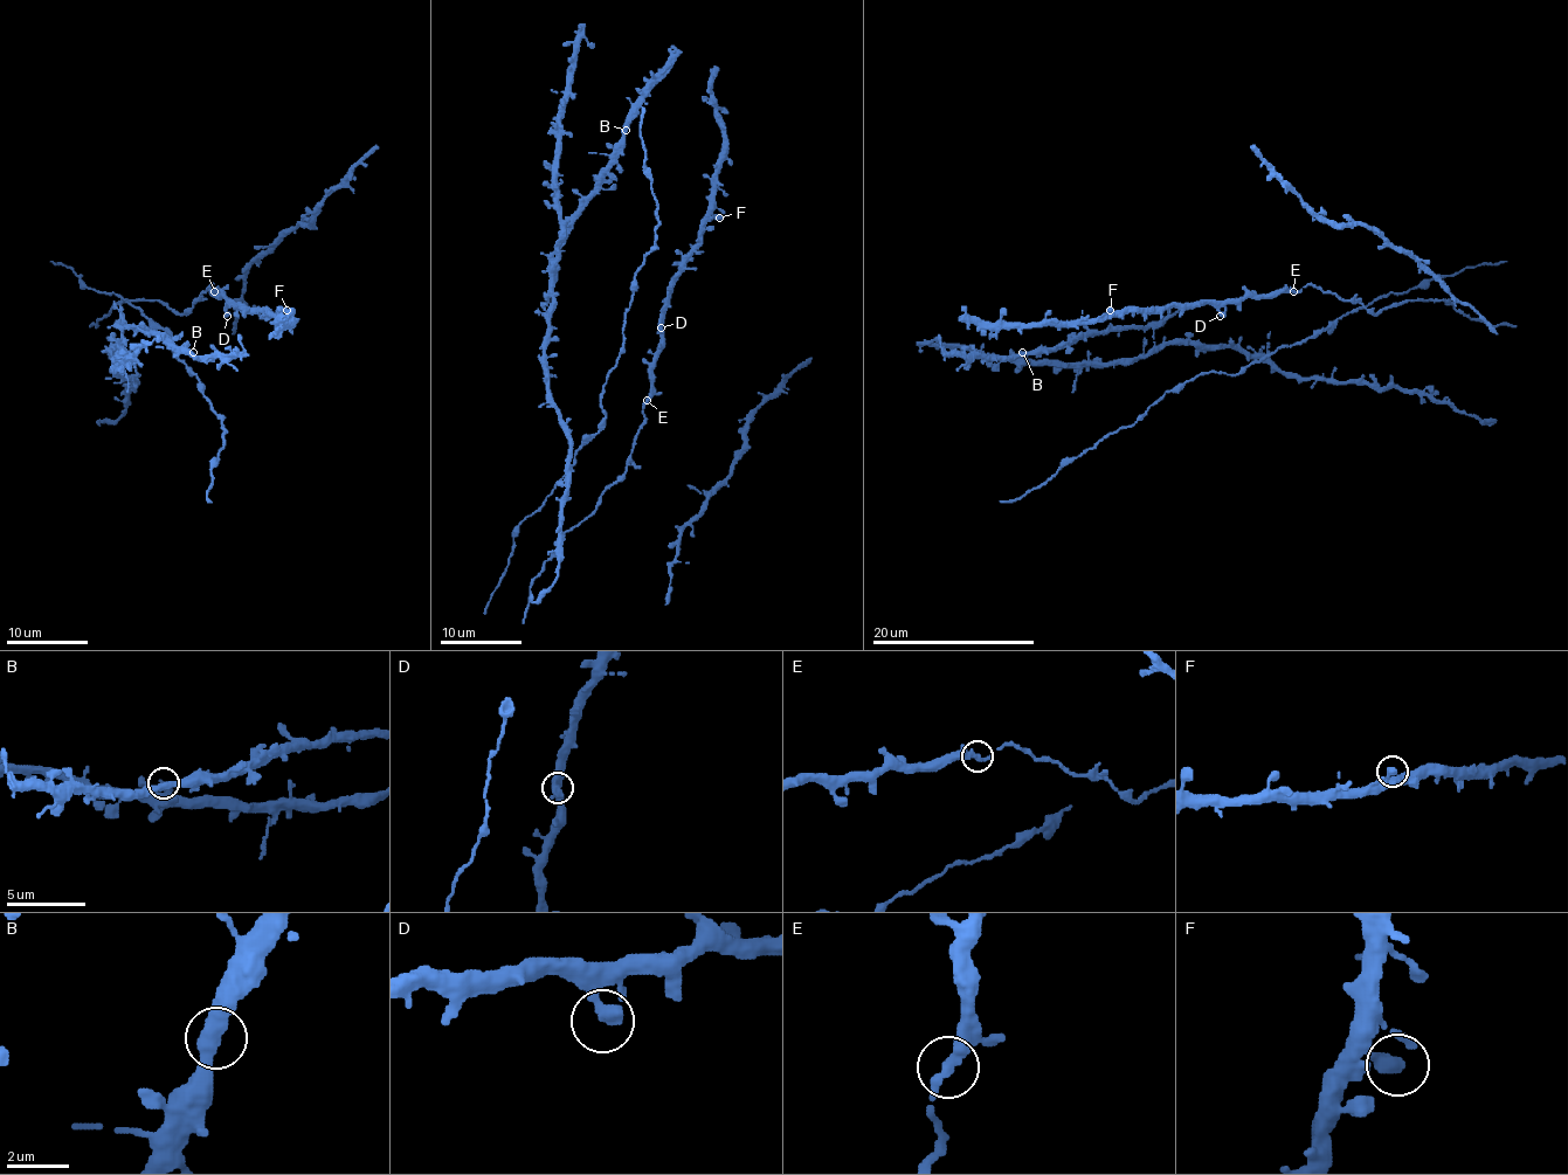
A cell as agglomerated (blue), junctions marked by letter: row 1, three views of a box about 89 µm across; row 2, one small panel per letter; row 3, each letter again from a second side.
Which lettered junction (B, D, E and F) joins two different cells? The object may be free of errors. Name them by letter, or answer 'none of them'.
E

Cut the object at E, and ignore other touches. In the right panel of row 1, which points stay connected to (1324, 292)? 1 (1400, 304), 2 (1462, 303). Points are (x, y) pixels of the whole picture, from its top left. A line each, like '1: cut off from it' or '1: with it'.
1: with it
2: cut off from it

